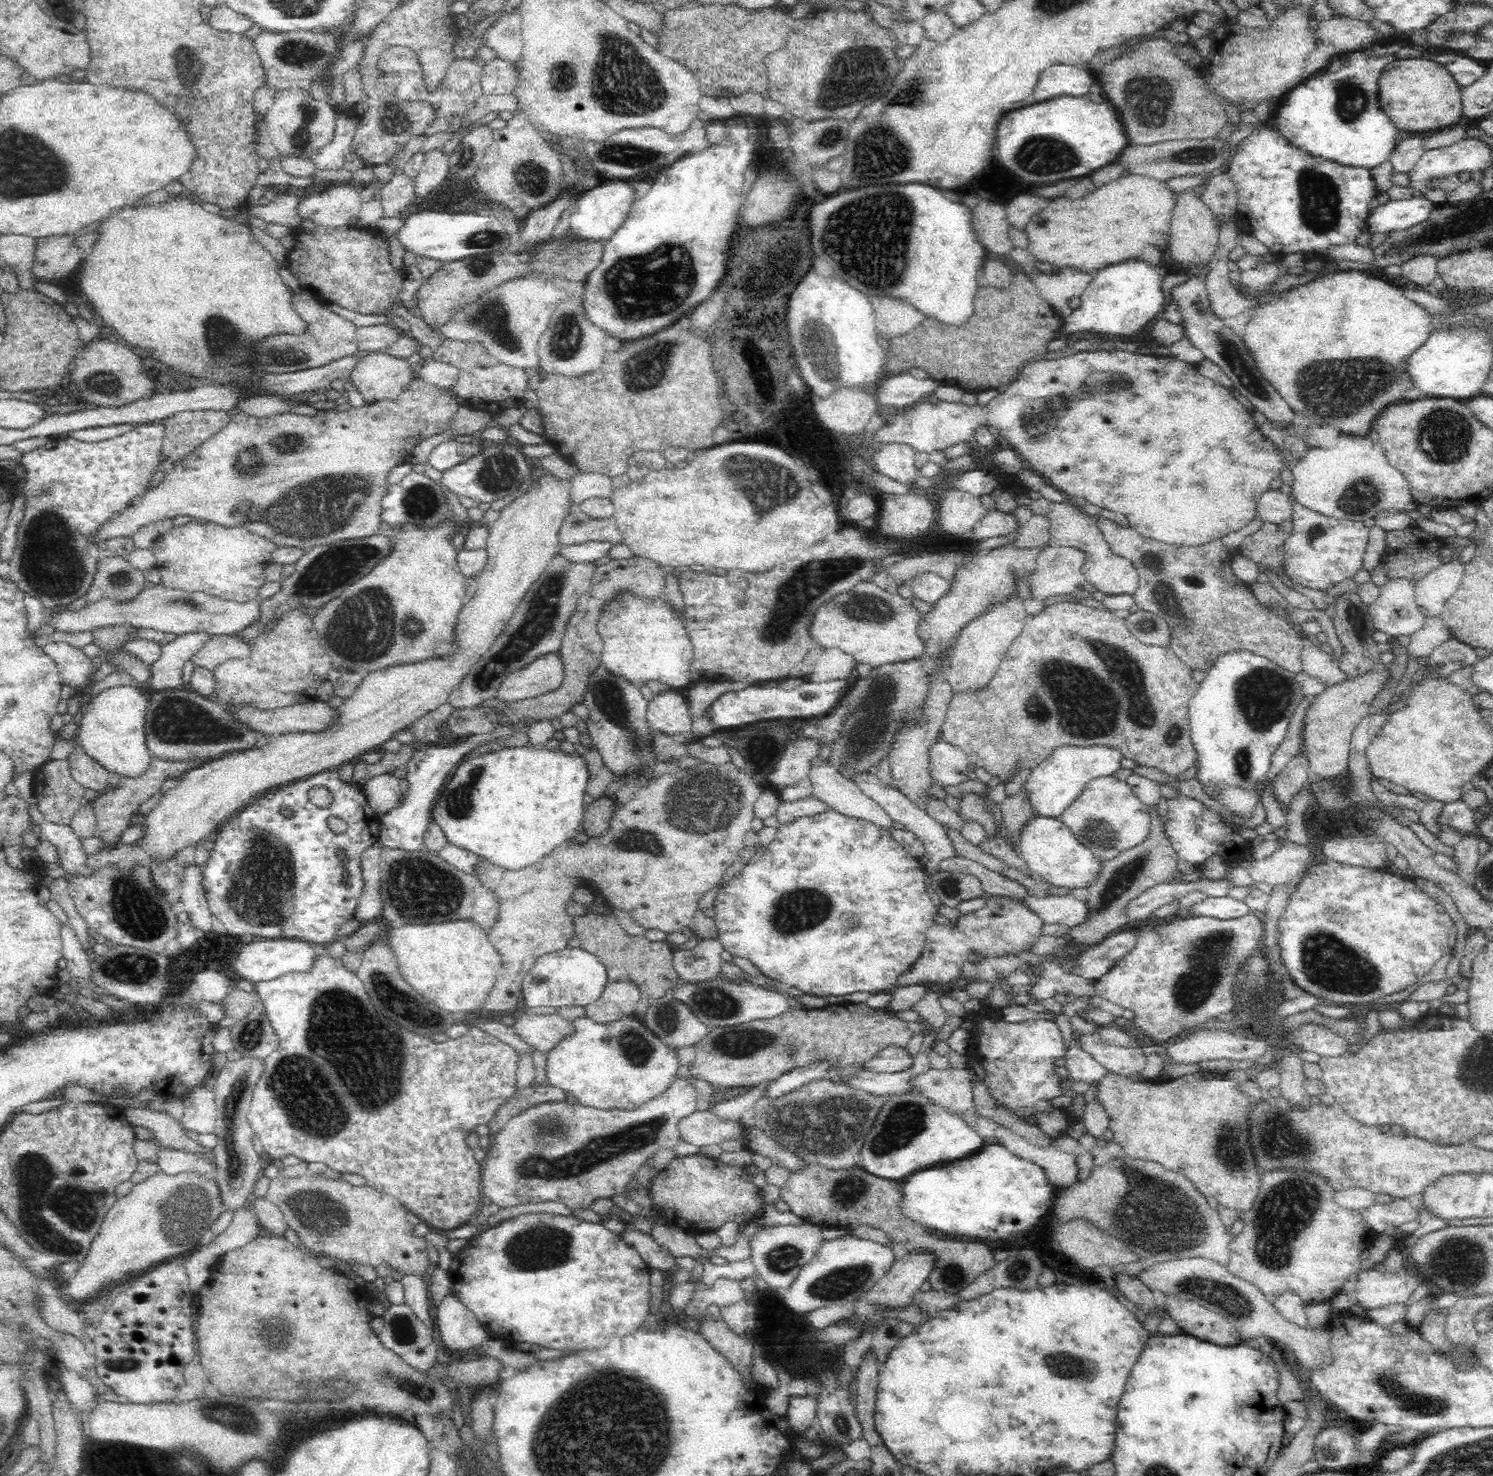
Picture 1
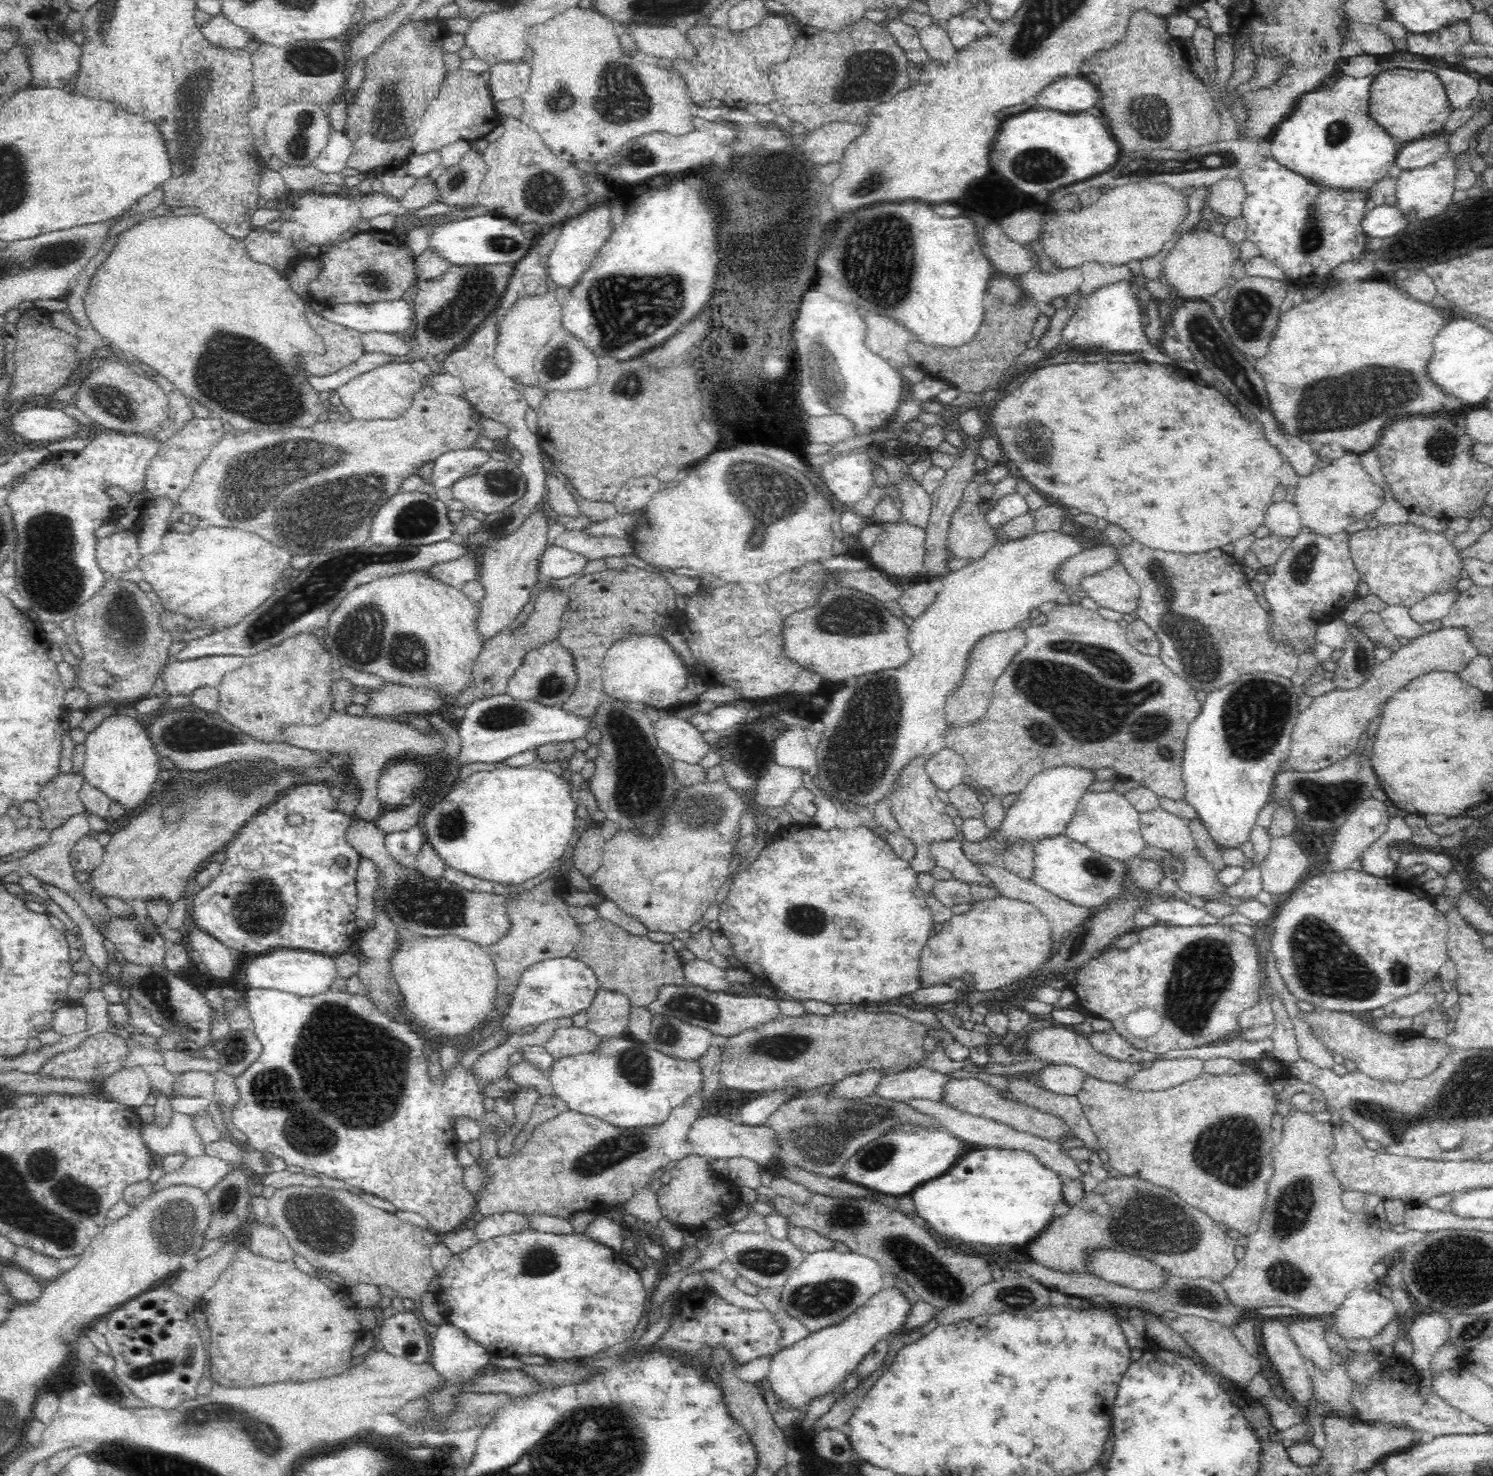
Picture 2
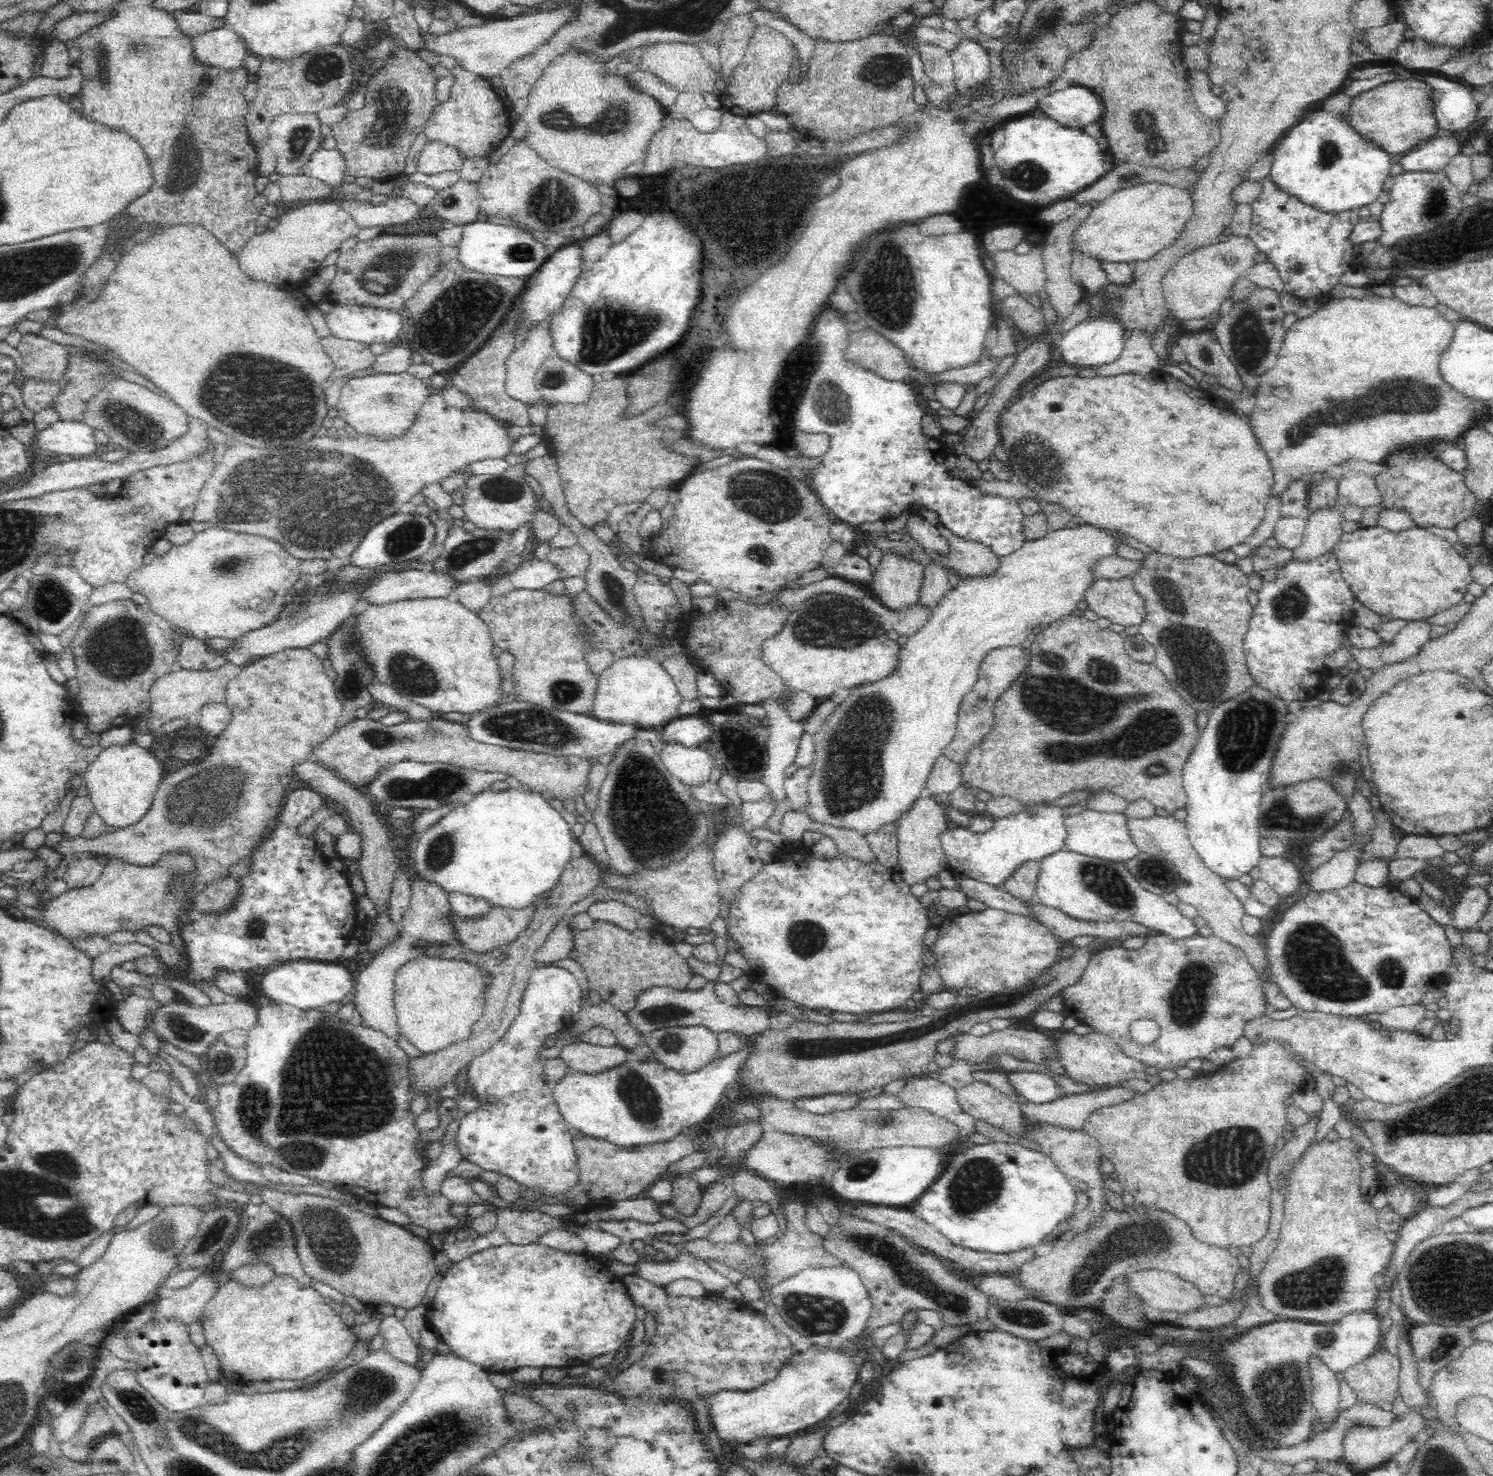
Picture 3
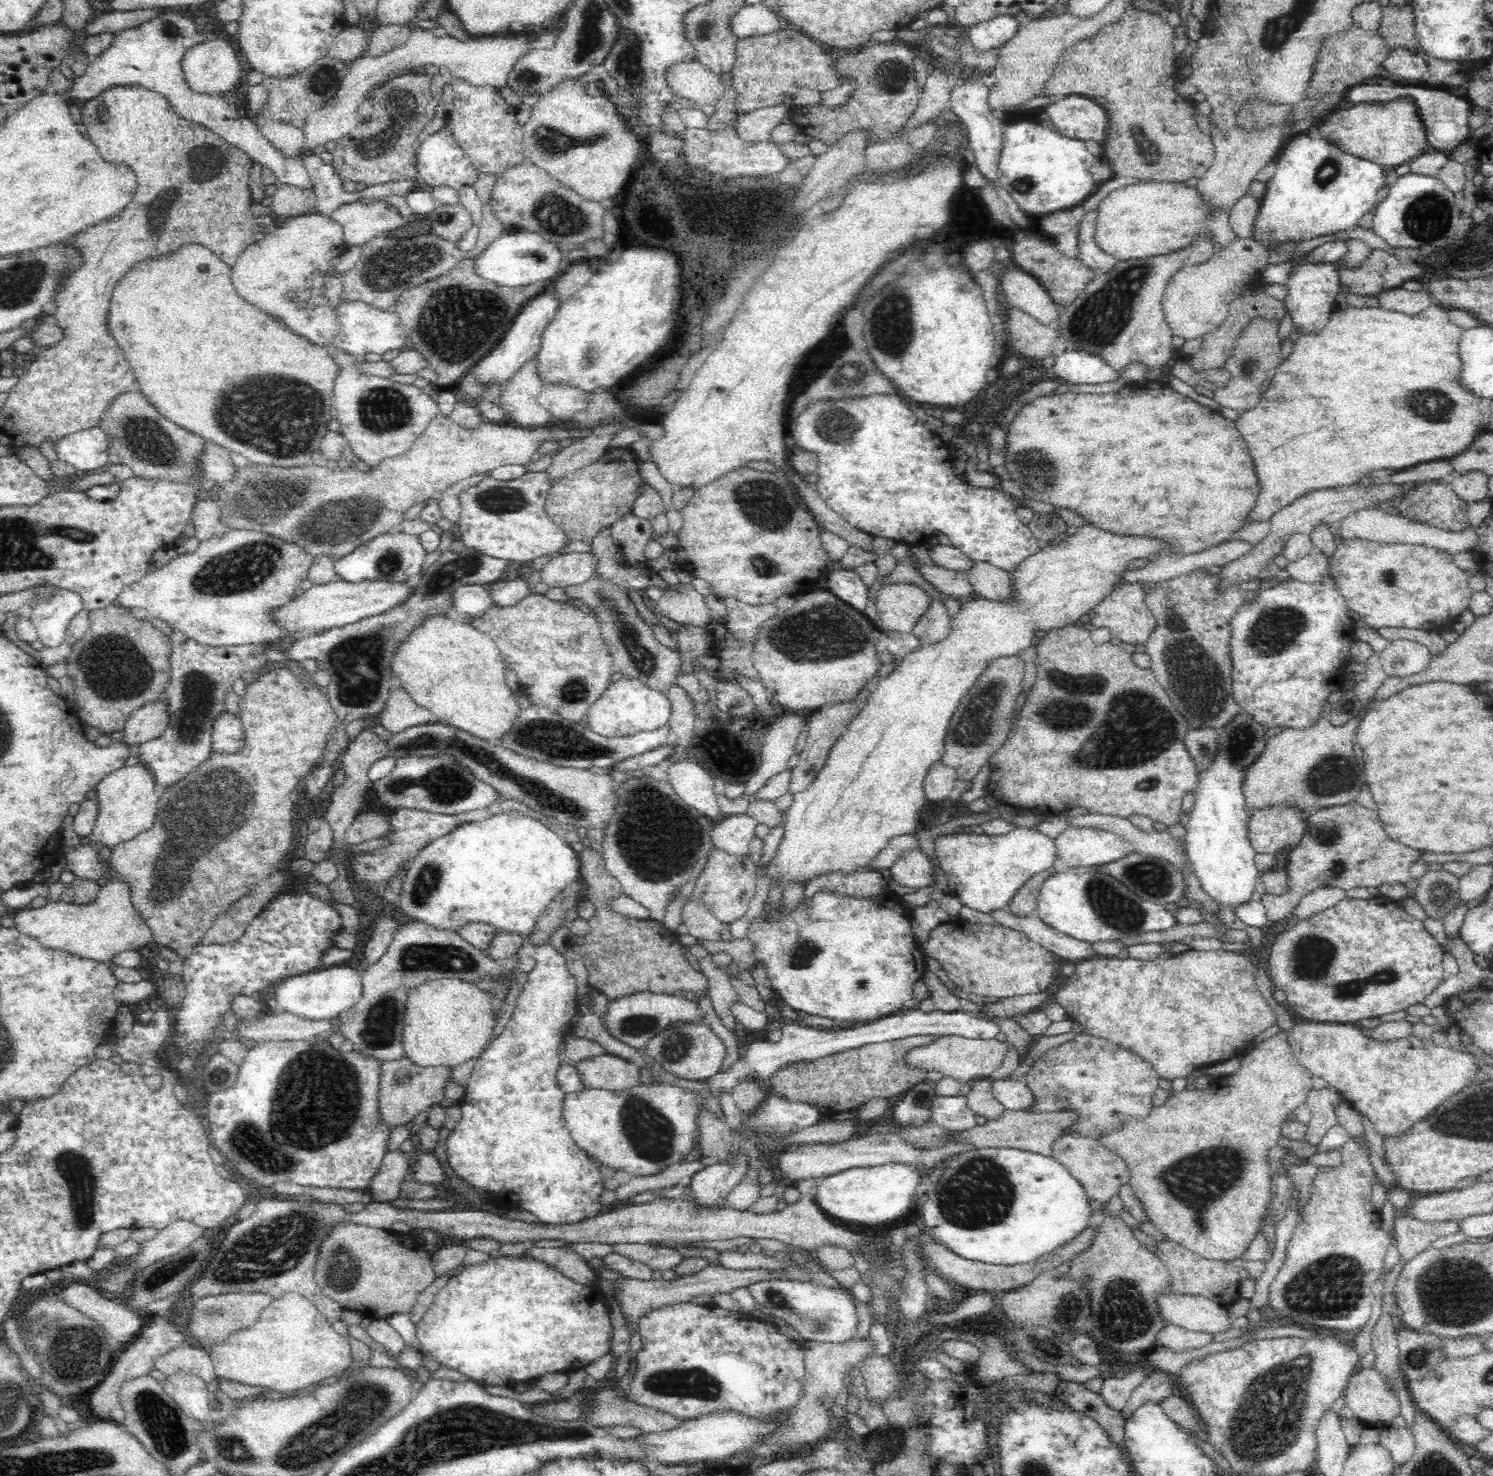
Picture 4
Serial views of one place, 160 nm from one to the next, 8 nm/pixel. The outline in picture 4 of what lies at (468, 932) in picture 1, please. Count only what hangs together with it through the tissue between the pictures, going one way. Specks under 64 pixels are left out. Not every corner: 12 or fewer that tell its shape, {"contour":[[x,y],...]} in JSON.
{"contour":[[455,977],[405,990],[403,1049],[458,1066],[492,1041],[488,992]]}

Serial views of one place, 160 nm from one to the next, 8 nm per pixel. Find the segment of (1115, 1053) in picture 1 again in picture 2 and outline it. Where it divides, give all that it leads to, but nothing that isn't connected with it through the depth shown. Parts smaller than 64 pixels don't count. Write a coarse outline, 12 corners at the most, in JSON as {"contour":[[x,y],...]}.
{"contour":[[1062,1026],[1032,1031],[1030,1054],[1068,1063],[1090,1077],[1124,1084],[1140,1068]]}

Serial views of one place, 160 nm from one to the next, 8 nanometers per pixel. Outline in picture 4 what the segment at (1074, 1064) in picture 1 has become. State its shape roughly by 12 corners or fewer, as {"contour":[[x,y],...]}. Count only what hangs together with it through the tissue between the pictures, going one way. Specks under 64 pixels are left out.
{"contour":[[1002,1073],[992,1088],[1008,1110],[1032,1108],[1038,1094],[1023,1078]]}

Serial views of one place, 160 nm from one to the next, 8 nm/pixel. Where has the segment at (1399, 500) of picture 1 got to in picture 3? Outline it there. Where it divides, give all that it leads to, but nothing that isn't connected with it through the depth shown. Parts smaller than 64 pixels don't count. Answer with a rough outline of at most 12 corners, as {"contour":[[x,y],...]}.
{"contour":[[1338,495],[1332,505],[1307,510],[1293,556],[1311,559],[1332,550],[1344,532]]}

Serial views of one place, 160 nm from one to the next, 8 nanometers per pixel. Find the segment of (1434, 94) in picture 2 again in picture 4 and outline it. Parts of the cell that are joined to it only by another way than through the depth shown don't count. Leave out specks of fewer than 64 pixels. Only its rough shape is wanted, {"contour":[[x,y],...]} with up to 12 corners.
{"contour":[[1412,95],[1345,103],[1318,132],[1399,167],[1426,148]]}

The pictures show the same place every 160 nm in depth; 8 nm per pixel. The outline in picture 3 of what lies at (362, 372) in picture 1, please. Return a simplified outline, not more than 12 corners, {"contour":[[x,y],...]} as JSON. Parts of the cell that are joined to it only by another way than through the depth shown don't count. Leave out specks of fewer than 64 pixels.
{"contour":[[406,372],[352,378],[338,417],[400,436],[431,387]]}

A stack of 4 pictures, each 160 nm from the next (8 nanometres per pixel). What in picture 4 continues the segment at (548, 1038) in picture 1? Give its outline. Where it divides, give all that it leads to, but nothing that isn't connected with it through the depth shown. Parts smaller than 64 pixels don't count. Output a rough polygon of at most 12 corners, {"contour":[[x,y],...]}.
{"contour":[[608,1052],[576,1061],[588,1088],[623,1089],[636,1063]]}

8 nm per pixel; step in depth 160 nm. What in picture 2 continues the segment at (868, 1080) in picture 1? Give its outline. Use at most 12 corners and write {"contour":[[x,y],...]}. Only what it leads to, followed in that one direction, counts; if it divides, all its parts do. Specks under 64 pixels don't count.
{"contour":[[924,1064],[881,1078],[875,1093],[898,1102],[942,1101],[950,1075]]}

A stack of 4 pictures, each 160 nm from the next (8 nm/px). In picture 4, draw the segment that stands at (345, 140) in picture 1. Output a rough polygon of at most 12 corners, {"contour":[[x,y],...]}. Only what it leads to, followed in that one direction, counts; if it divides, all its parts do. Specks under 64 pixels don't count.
{"contour":[[307,153],[303,164],[316,193],[316,213],[330,215],[358,200],[342,177],[320,155]]}

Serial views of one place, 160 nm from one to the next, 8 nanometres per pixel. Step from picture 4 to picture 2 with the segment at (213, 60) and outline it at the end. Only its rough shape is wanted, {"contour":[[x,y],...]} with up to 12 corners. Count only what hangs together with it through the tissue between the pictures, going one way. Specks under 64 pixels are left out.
{"contour":[[221,13],[201,27],[220,47],[244,48],[252,39],[246,27]]}

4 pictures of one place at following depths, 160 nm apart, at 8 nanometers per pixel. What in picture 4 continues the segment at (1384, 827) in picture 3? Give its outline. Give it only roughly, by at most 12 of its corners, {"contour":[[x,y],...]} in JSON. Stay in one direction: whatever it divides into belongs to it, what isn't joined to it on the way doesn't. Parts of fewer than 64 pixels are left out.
{"contour":[[1353,800],[1308,814],[1270,923],[1320,885],[1404,885],[1420,852]]}

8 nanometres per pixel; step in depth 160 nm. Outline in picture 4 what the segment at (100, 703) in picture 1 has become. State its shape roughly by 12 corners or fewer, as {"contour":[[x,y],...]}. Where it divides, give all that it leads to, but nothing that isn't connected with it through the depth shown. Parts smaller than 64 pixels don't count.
{"contour":[[147,765],[98,779],[100,848],[152,828],[159,790]]}

